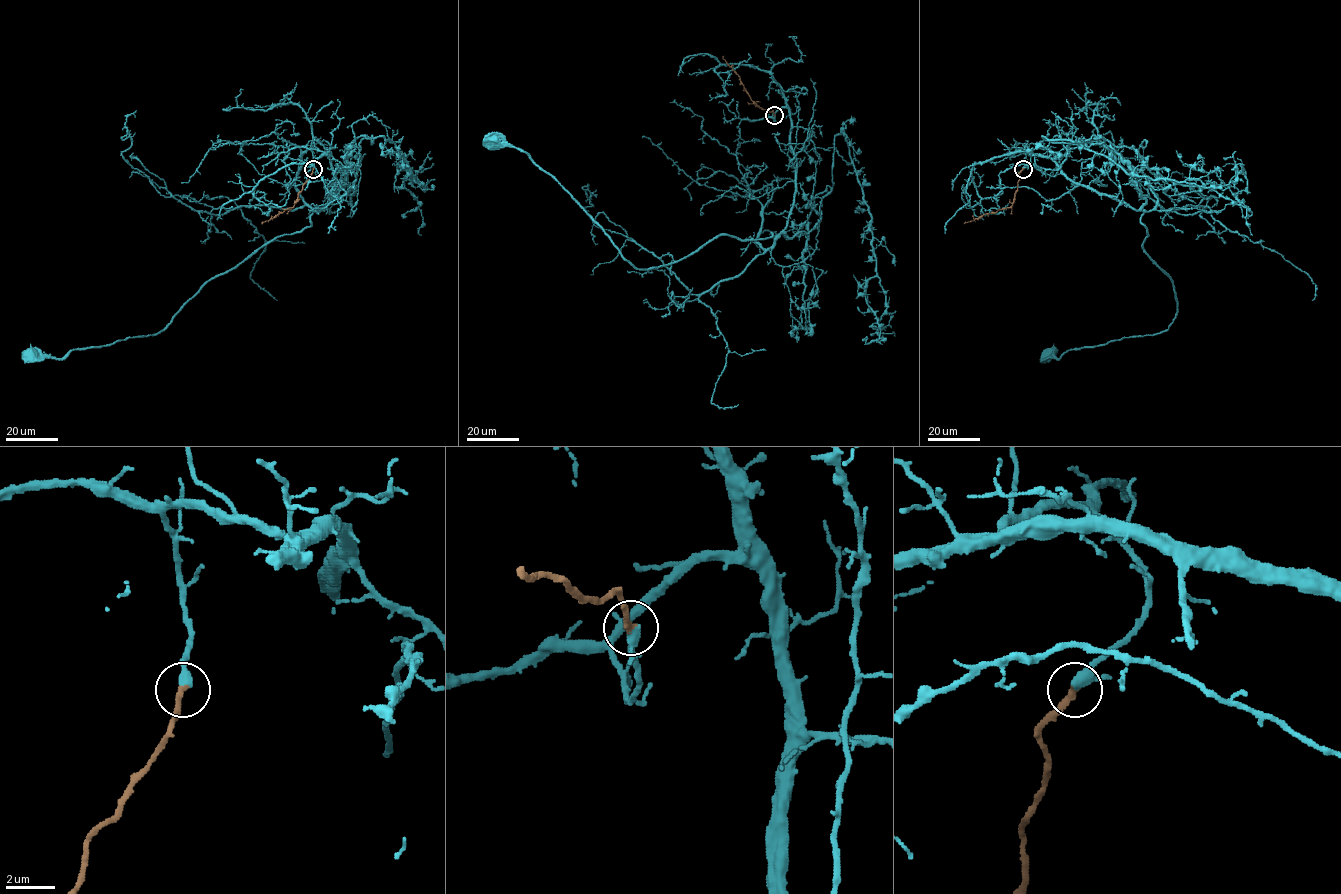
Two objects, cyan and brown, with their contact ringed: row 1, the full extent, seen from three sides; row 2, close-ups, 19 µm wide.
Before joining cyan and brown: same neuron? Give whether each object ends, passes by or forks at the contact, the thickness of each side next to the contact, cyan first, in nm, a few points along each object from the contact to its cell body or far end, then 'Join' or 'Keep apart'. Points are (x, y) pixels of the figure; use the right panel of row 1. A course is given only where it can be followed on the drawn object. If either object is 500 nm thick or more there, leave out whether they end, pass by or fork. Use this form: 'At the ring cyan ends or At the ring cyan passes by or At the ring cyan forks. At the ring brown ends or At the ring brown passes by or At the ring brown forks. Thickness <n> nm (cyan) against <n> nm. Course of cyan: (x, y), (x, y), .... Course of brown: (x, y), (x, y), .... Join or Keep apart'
At the ring cyan passes by. At the ring brown ends. Thickness 320 nm (cyan) against 280 nm. Course of cyan: (1023, 169), (1030, 156), (1019, 149), (1144, 212), (1143, 248), (1171, 278), (1176, 302), (1164, 332), (1048, 355). Course of brown: (1023, 169), (1011, 206), (964, 223). Join

